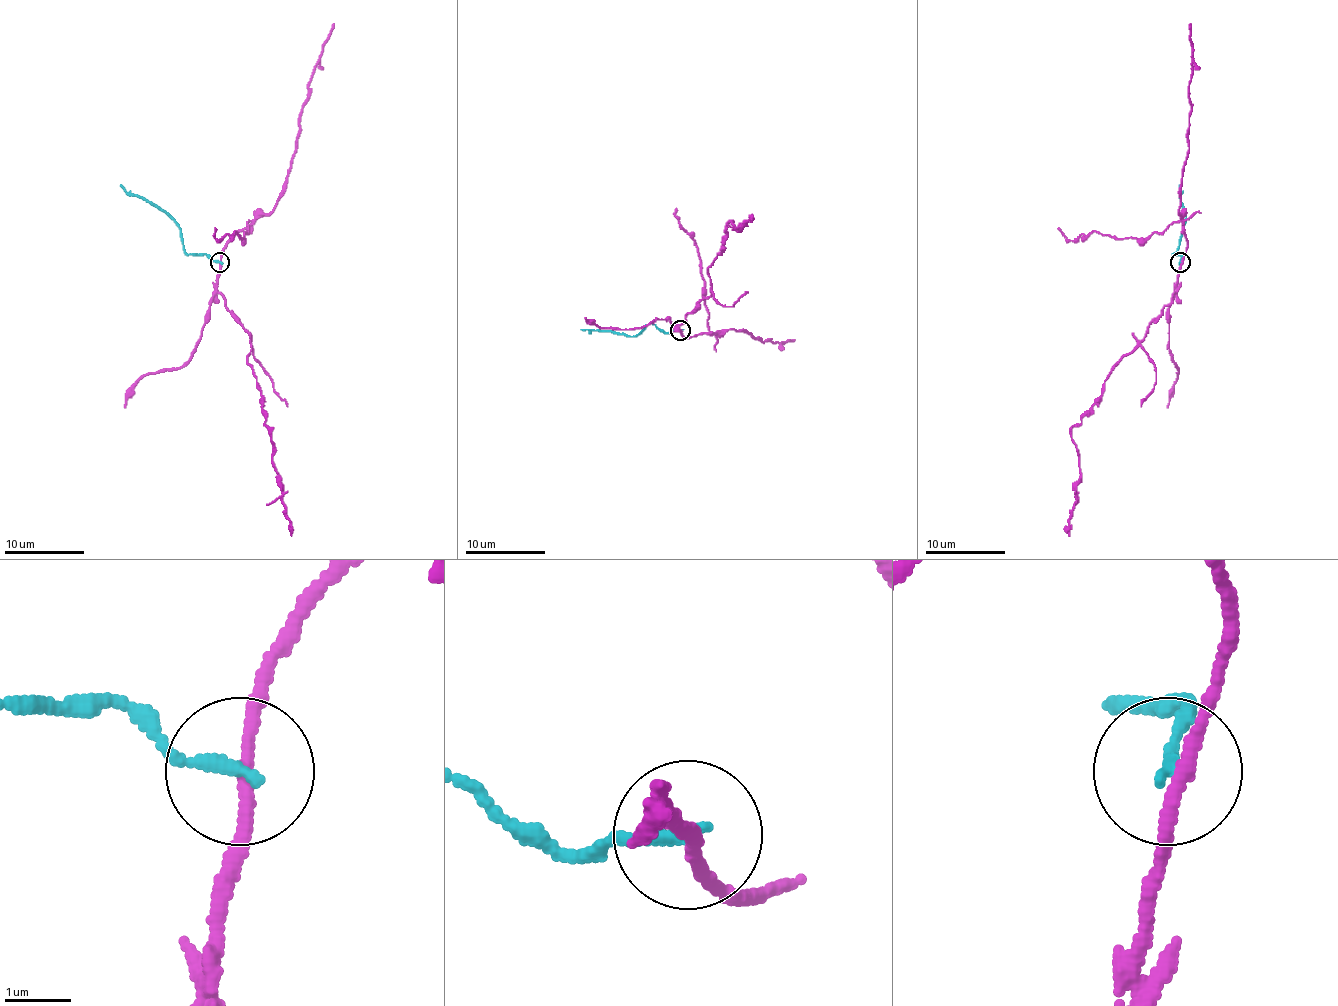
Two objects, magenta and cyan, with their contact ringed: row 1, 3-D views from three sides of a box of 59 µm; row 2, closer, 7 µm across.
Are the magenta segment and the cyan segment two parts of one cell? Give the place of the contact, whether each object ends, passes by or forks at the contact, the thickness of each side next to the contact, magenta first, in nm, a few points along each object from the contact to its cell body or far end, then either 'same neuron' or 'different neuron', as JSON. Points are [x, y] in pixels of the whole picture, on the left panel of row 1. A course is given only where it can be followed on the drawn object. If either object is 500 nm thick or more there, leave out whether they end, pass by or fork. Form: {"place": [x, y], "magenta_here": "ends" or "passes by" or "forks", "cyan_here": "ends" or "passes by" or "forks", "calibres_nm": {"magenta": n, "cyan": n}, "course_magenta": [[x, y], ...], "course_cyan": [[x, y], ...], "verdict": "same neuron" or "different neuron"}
{"place": [220, 262], "magenta_here": "passes by", "cyan_here": "ends", "calibres_nm": {"magenta": 190, "cyan": 200}, "course_magenta": [[220, 262], [216, 289], [250, 337], [248, 363], [270, 429], [274, 470], [282, 486], [292, 536]], "course_cyan": [[220, 262], [212, 262], [200, 254], [188, 254], [182, 246], [180, 228], [148, 202], [131, 196], [121, 184]], "verdict": "different neuron"}

